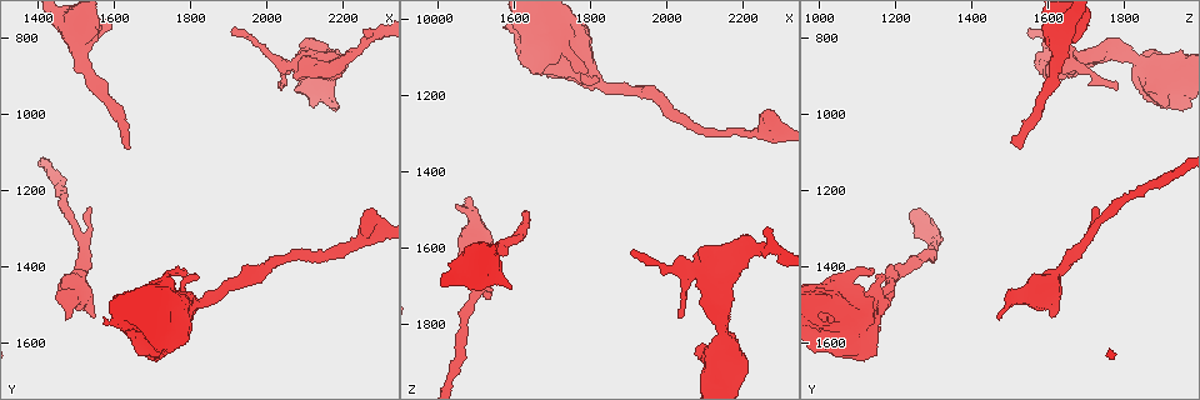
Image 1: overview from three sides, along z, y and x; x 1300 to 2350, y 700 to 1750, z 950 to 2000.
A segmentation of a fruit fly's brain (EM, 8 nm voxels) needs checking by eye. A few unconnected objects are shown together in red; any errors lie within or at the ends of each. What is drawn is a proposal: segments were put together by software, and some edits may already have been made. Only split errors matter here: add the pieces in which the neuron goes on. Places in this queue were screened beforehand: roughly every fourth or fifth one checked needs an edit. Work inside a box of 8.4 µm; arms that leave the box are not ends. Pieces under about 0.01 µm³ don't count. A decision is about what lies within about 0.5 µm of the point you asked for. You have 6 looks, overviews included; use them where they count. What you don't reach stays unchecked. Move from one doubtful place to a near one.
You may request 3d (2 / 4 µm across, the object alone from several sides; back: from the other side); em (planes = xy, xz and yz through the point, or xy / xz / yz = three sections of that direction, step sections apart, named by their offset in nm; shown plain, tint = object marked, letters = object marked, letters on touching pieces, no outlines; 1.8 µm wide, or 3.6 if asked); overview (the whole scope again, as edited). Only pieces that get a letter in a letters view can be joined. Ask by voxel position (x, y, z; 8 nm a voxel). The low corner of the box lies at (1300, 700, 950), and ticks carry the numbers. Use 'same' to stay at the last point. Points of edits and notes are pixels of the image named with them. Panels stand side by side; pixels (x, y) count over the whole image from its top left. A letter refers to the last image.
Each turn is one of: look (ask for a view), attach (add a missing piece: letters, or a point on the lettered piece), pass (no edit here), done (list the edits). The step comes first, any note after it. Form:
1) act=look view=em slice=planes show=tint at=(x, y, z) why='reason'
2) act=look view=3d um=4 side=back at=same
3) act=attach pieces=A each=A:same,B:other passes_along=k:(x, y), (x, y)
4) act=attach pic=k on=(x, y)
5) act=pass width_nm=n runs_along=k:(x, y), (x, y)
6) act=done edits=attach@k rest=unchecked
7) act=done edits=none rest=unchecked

act=look view=em slice=planes show=plain at=(2050, 865, 1650) why='abrupt turn'

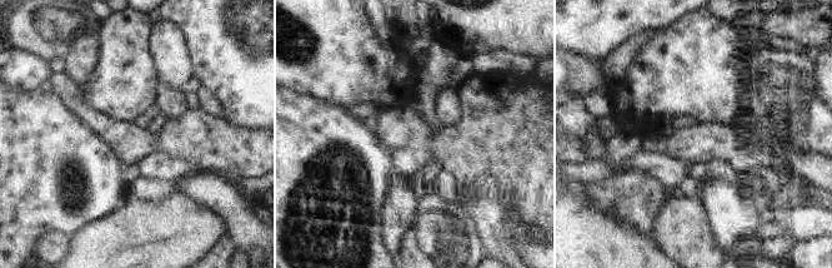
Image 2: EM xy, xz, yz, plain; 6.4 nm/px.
act=look view=em slice=planes show=letters at=same why='what lies round it'

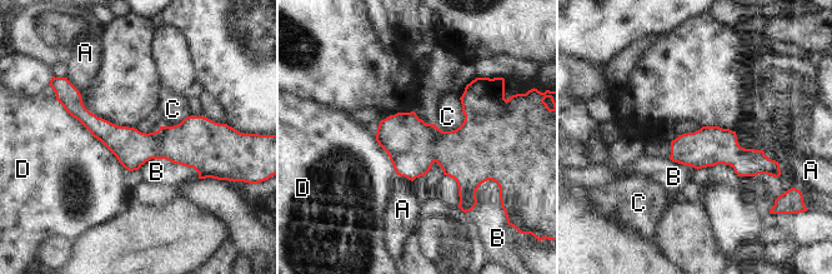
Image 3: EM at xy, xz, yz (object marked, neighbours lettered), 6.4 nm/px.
act=pass longest_contact=D:550nm each=A:other,B:other,C:other,D:other border=3:(460, 98), (464, 121), (435, 126) found='none of them fits'

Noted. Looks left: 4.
act=look view=3d um=2 side=back at=(2265, 780, 1550) why='branch stops here'

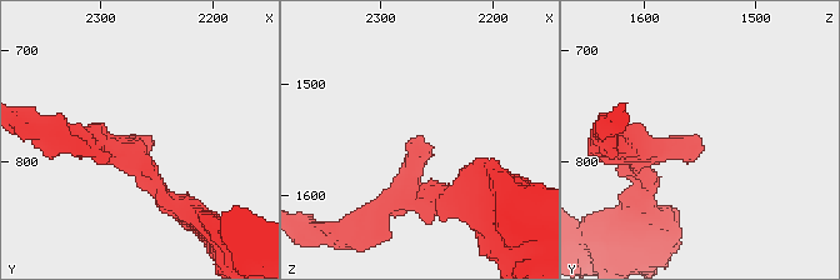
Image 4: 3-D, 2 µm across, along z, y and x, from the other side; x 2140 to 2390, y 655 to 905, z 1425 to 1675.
act=look view=em slice=planes show=plain at=(2268, 778, 1546) arm_widths_nm=200,220 why='need the tissue'

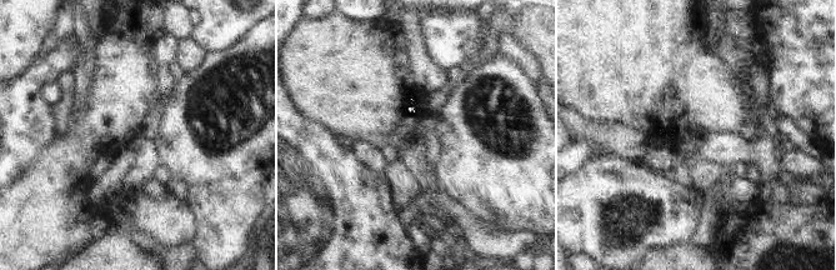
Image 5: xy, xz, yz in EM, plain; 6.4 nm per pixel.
act=look view=em slice=planes show=letters at=same

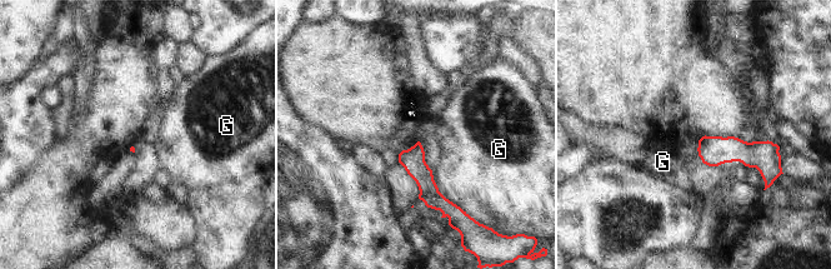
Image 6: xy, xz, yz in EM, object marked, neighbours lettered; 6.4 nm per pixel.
act=pass longest_contact=G:340nm each=G:other found='no lettered piece goes on from it'

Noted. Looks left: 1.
act=look view=em slice=planes show=letters at=(2255, 1255, 1255) why='free end'

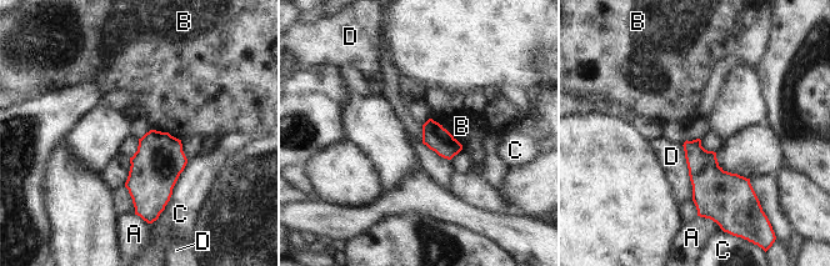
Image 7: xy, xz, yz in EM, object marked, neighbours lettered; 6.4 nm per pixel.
act=pass width_nm=160 each=A:other,B:other,C:other,D:other border=7:(431, 118), (463, 145) found='none of them fits'

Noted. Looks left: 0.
act=done edits=none rest=unchecked

